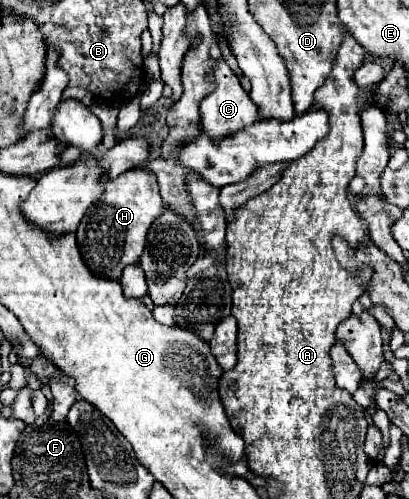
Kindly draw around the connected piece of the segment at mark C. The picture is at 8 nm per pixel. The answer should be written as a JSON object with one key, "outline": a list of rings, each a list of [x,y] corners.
{"outline":[[[220,61],[214,71],[216,77],[216,91],[204,97],[200,105],[200,115],[202,115],[202,131],[210,135],[210,139],[226,139],[226,135],[234,135],[234,131],[240,131],[242,127],[250,127],[250,123],[258,121],[258,107],[252,103],[248,93],[240,87],[238,77],[232,73],[232,69]]]}

